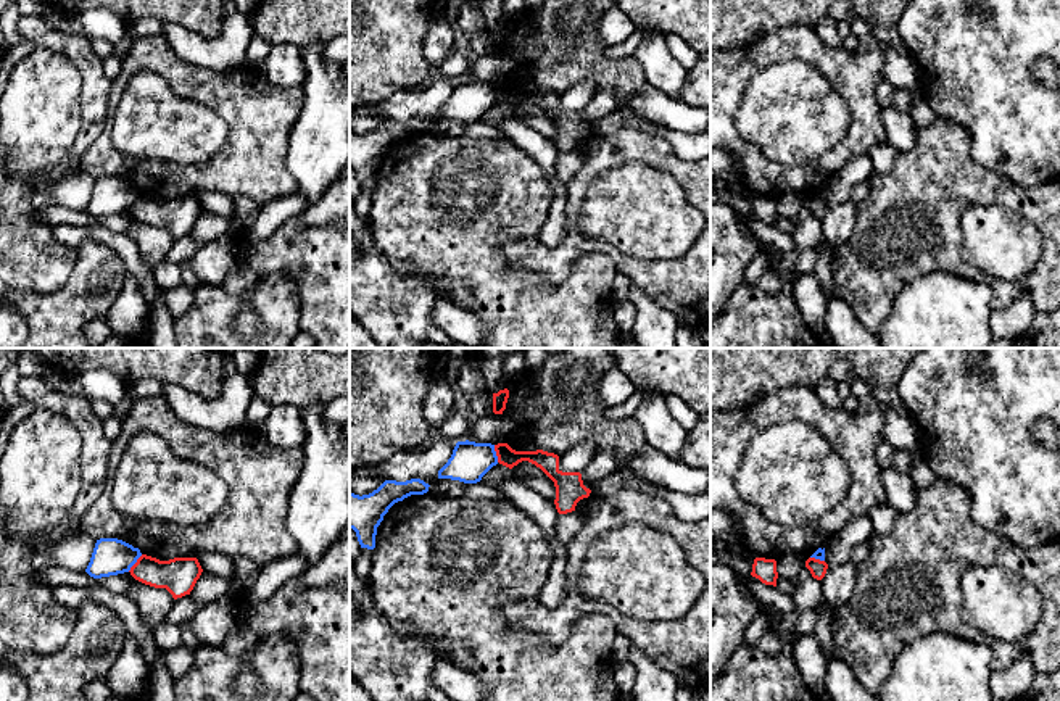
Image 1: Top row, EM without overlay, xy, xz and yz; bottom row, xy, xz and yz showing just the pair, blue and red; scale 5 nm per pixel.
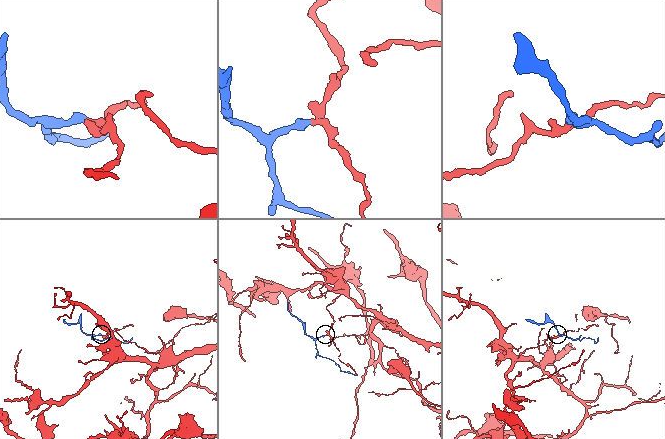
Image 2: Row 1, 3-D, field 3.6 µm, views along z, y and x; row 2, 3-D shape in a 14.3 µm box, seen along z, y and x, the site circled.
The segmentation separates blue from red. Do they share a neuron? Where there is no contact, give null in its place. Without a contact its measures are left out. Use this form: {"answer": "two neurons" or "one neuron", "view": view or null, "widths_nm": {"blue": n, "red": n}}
{"answer": "two neurons", "view": "xy", "widths_nm": {"blue": 190, "red": 180}}

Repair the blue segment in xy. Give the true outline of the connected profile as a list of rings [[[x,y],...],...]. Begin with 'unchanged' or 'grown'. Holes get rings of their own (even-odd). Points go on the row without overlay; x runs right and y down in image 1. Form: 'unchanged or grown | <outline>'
unchanged | [[[100,177],[95,182],[85,211],[93,218],[124,213],[130,209],[140,195],[142,192],[139,187],[122,179]]]

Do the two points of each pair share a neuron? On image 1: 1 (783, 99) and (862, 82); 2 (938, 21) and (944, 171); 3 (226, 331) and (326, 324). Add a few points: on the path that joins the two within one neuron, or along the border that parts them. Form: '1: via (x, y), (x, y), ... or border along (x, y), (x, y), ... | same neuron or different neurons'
1: border along (807, 62), (841, 94), (849, 113), (849, 123) | different neurons
2: border along (936, 116), (956, 121), (972, 142) | different neurons
3: border along (298, 287), (298, 327), (302, 331) | different neurons

